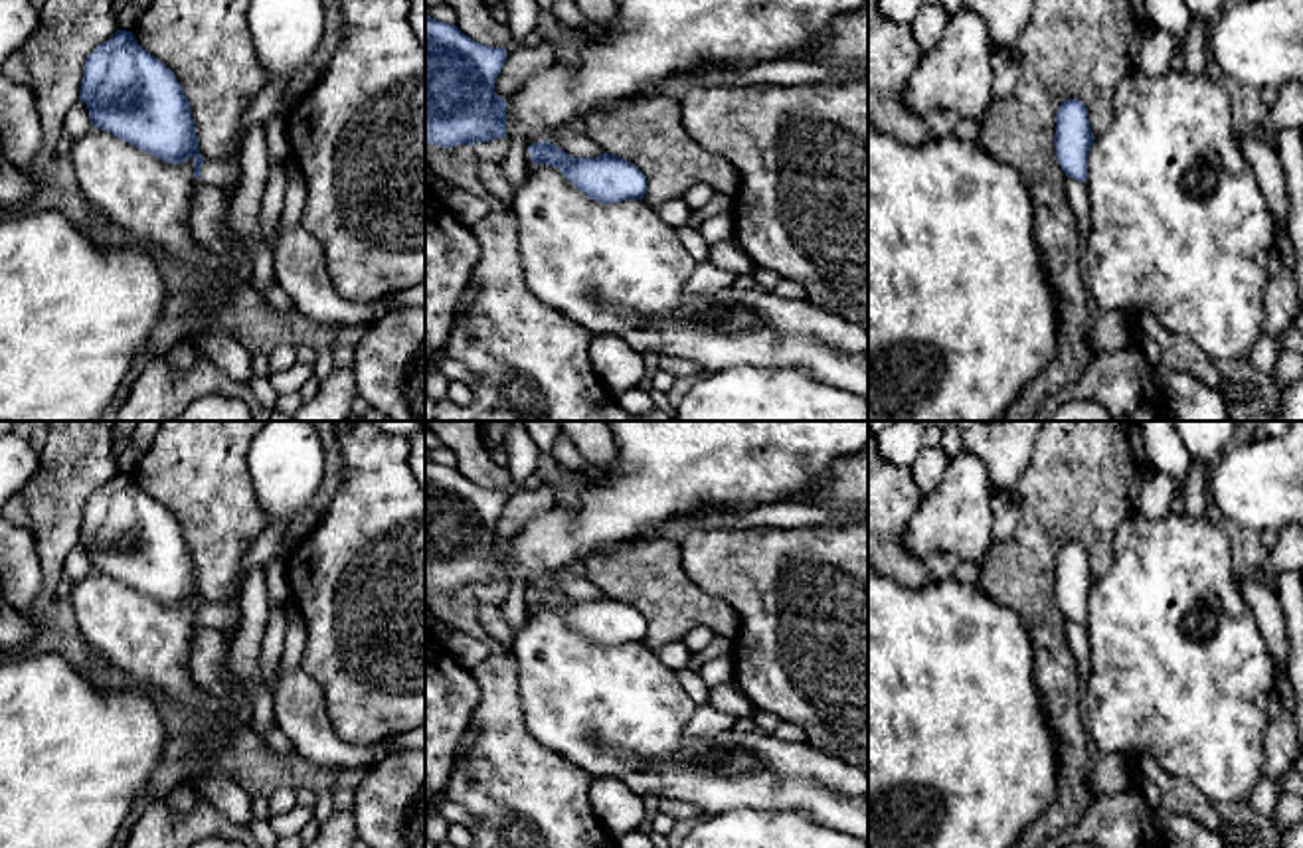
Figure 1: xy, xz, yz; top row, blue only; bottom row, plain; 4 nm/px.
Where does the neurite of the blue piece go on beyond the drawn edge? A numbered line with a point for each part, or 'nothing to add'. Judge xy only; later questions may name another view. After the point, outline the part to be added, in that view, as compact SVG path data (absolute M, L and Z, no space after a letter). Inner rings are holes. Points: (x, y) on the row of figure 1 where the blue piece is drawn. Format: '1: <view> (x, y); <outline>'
1: xy (285, 34); M251 0L247 26L265 85L239 125L237 152L231 160L206 160L200 184L235 192L241 182L239 148L243 134L257 123L285 119L295 101L289 85L312 59L324 34L322 0Z

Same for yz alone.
nothing to add

